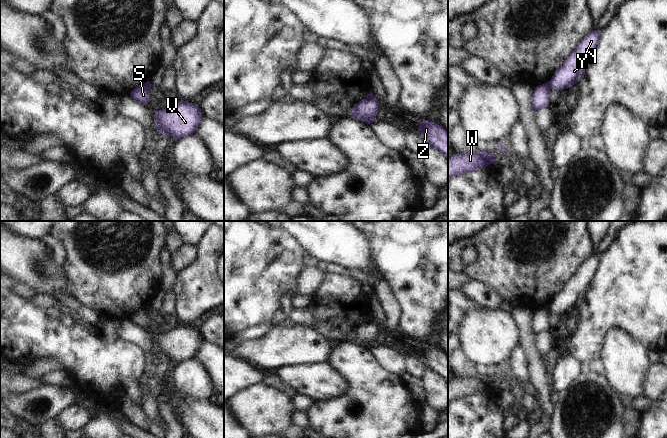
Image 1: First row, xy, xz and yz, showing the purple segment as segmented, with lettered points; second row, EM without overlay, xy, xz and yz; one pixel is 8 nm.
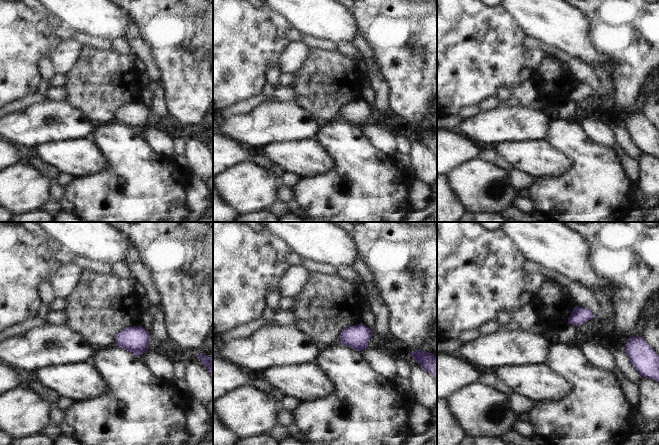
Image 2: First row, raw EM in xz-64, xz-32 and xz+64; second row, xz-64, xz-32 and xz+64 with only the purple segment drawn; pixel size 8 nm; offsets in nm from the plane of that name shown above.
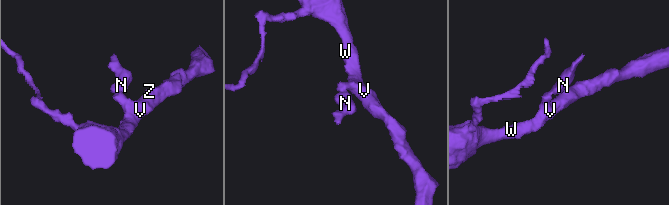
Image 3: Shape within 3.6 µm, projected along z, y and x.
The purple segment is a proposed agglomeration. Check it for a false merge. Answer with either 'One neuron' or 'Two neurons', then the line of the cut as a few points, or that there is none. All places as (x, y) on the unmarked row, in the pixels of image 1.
Two neurons. Split along yz (547, 307), (550, 311).

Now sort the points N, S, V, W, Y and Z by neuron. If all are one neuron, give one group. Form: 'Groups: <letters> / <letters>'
Groups: N Y / S V W Z

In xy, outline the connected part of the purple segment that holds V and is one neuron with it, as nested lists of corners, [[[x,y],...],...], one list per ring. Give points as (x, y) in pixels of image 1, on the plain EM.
[[[183,324],[156,335],[154,339],[157,355],[176,364],[193,358],[203,340],[199,329]]]

